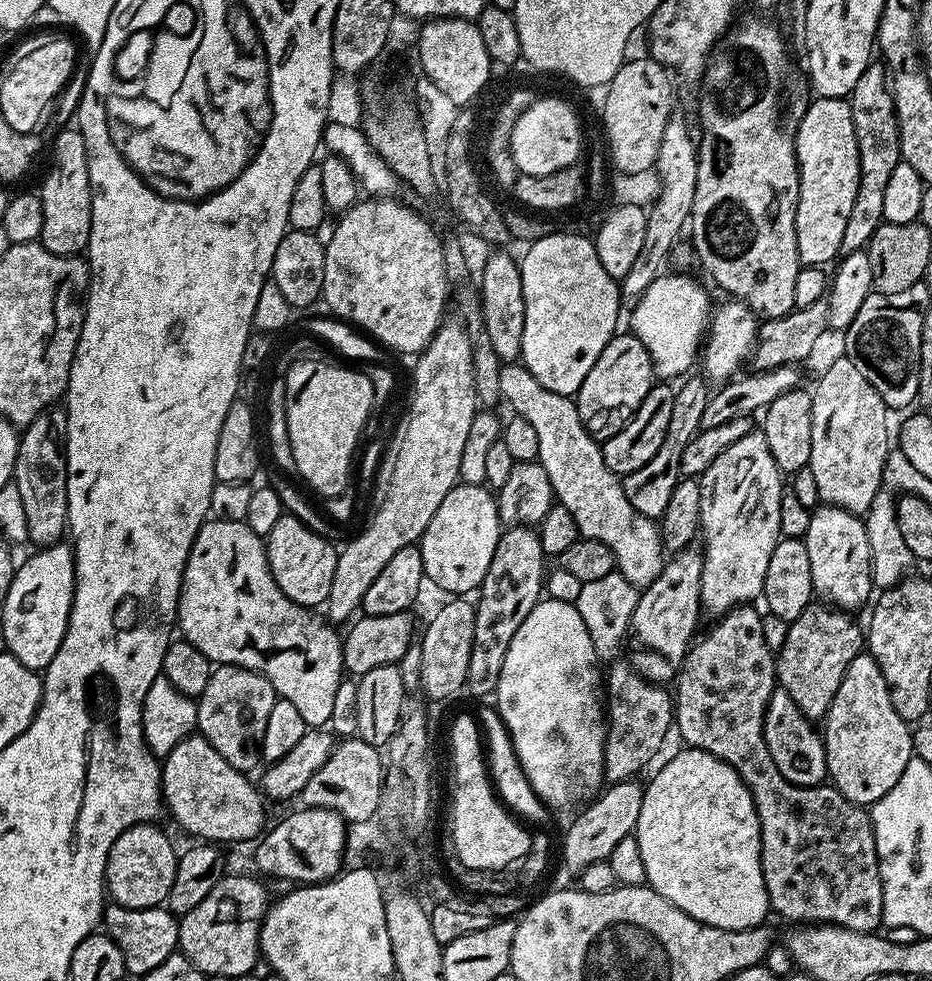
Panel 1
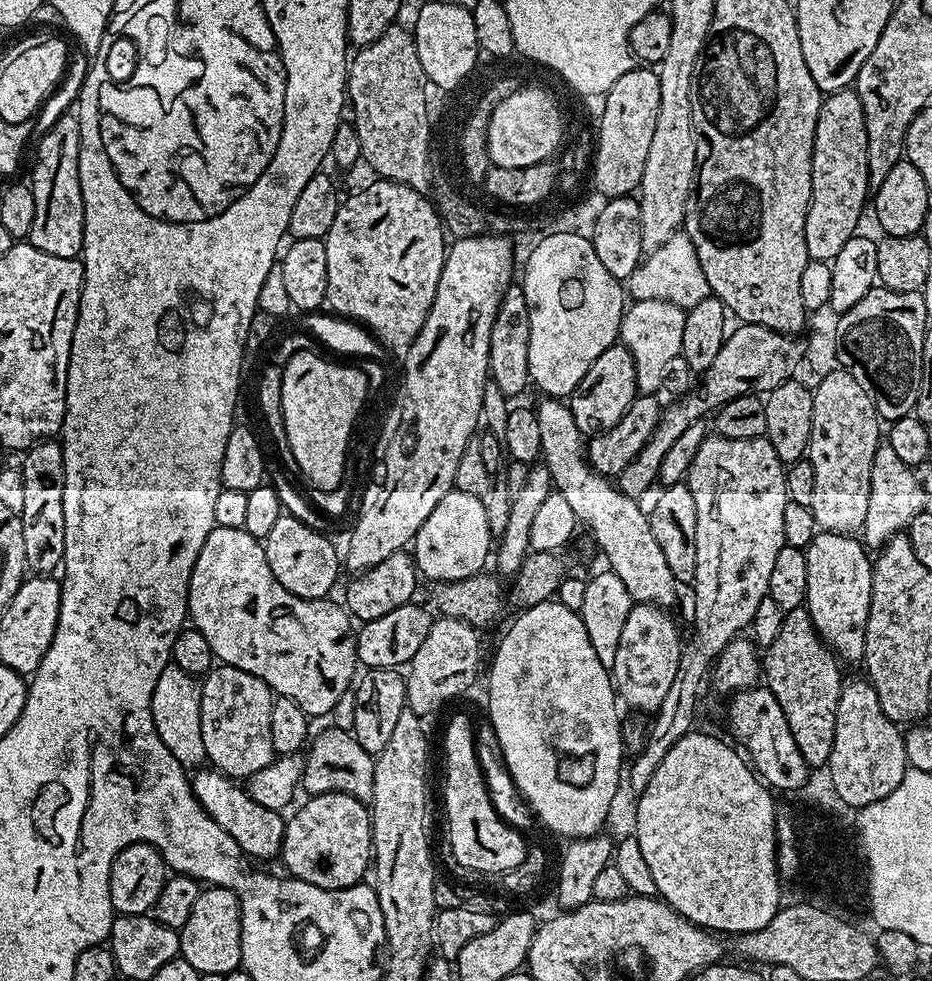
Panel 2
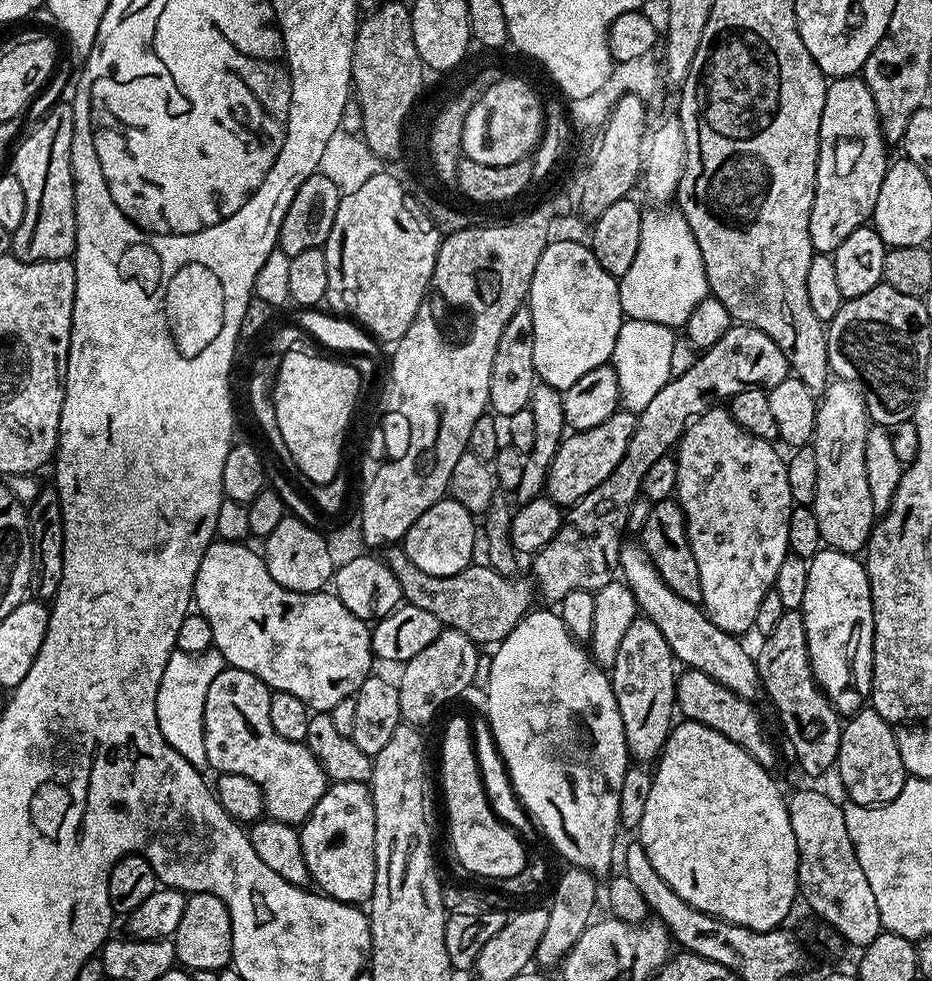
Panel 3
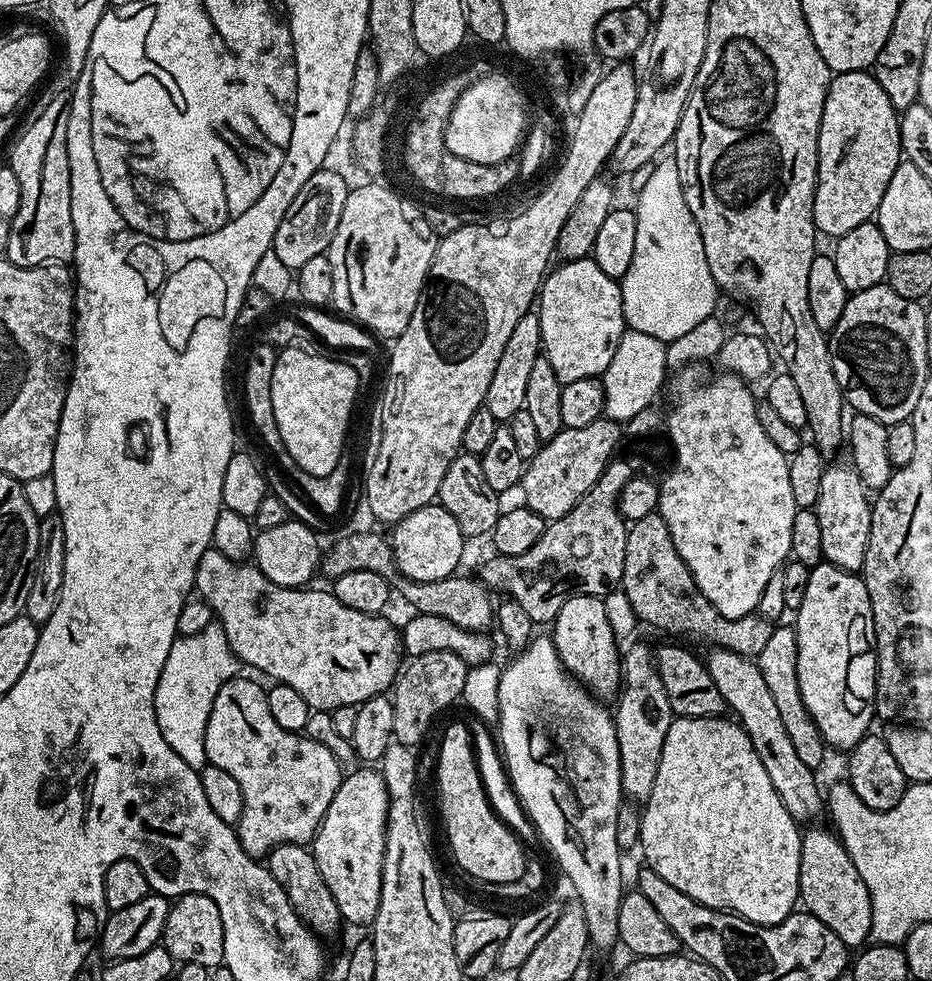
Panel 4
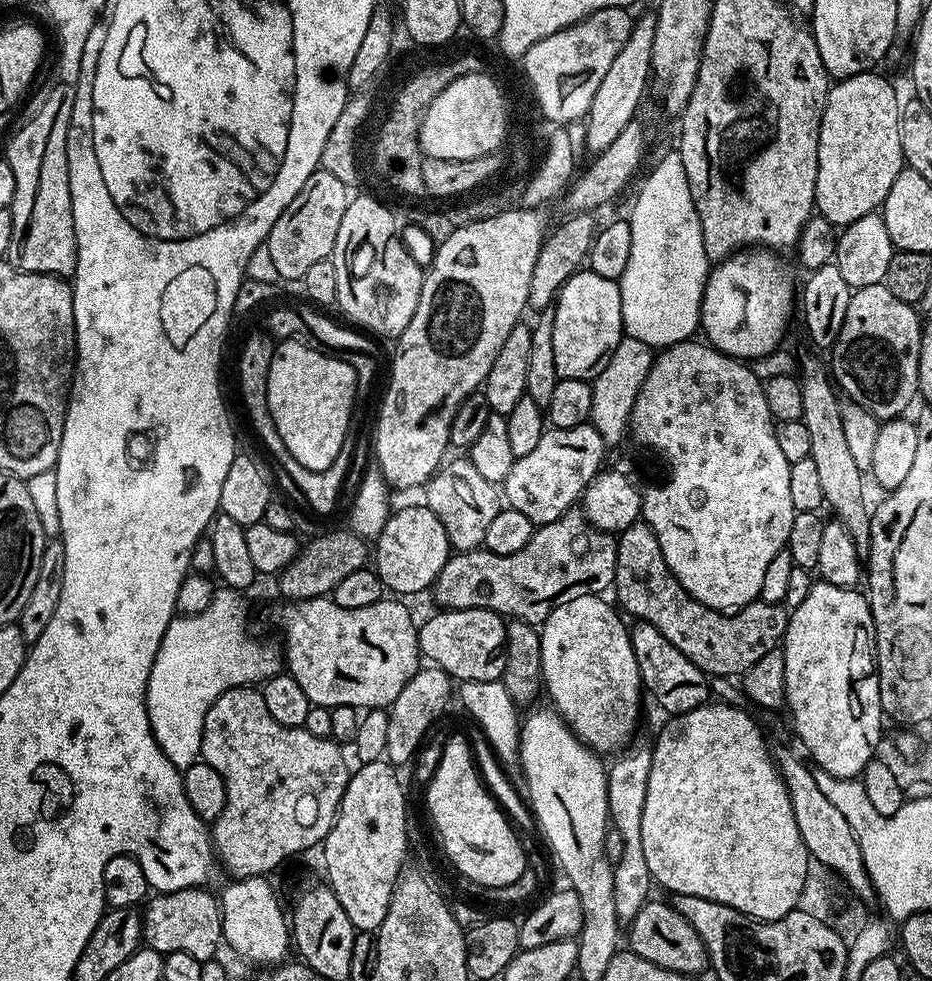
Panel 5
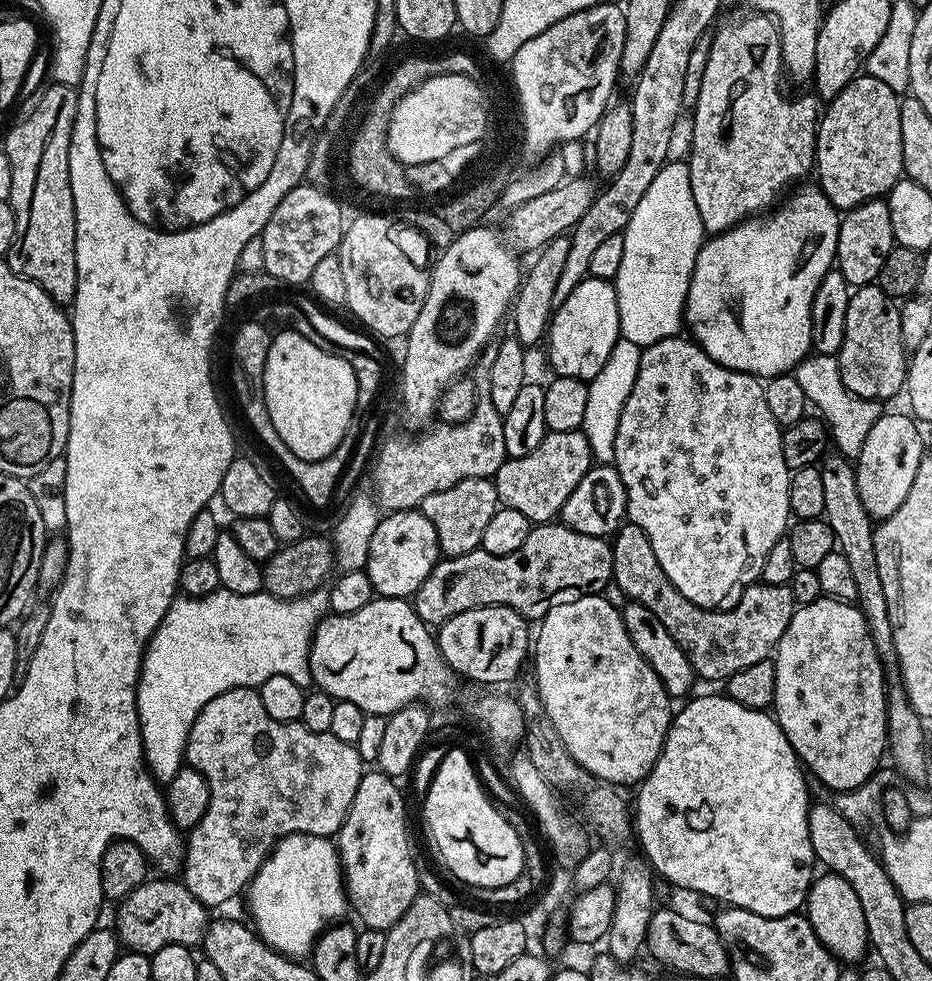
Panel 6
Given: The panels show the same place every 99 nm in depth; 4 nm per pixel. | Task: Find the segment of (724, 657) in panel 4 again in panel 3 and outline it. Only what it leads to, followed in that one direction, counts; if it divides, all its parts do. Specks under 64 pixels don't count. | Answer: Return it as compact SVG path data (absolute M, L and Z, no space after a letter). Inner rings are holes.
M625 543L621 547L618 572L633 592L637 609L642 613L643 619L654 622L654 626L662 630L662 638L666 638L673 657L681 665L702 670L702 674L708 675L714 682L721 683L747 700L755 701L756 695L761 695L760 675L753 653L740 645L736 641L739 639L733 633L714 626L714 622L704 613L700 604L678 598L678 594L674 594L674 590L670 590L670 586L662 582L662 574L658 574L658 570L649 562L639 543Z

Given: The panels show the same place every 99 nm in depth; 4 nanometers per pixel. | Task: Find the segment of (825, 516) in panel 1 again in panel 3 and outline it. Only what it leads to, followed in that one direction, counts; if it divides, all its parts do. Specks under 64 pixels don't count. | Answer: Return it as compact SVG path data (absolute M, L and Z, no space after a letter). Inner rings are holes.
M821 547L820 553L808 561L806 598L802 598L798 610L804 616L816 683L837 712L859 712L872 694L874 610L867 568L853 553Z

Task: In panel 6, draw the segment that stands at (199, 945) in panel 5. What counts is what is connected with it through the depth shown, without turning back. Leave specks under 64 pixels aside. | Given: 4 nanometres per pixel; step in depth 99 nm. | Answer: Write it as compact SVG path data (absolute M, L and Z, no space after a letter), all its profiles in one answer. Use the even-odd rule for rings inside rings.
M149 878L138 885L125 900L119 901L114 931L125 949L151 954L167 944L196 946L208 928L209 909L200 904L176 878Z

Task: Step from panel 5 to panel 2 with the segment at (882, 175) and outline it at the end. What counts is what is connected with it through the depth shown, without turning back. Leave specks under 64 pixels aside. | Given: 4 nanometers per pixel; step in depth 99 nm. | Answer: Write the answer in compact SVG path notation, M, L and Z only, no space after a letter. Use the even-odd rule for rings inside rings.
M854 90L829 92L823 97L818 114L816 141L812 155L812 197L806 214L806 250L809 261L830 262L846 246L851 236L857 235L860 215L864 212L864 203L870 200L868 186L868 162L866 154L866 118L862 102Z

